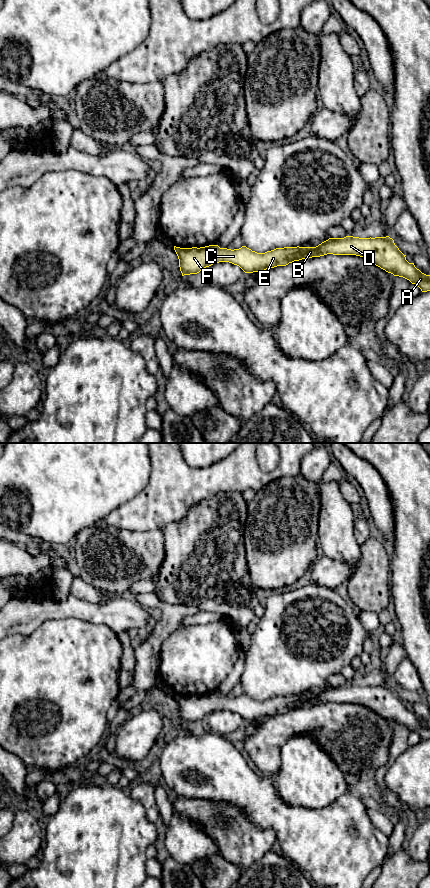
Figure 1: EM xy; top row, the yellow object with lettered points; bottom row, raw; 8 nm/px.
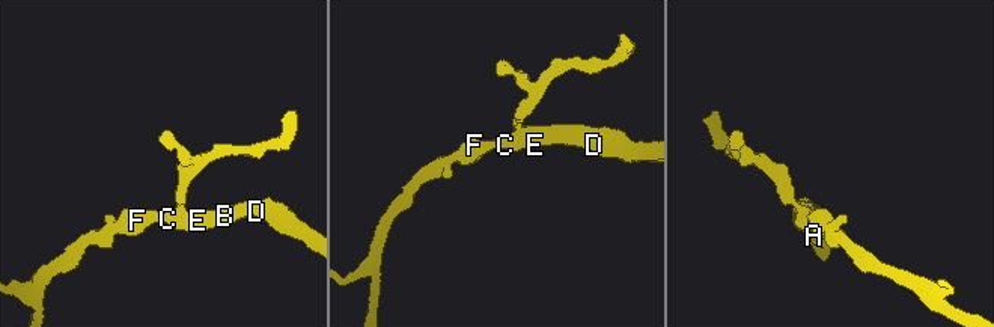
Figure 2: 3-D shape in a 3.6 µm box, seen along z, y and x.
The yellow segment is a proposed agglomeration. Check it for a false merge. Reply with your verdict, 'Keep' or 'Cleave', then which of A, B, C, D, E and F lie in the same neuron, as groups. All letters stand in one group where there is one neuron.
Keep. Groups: A B C D E F

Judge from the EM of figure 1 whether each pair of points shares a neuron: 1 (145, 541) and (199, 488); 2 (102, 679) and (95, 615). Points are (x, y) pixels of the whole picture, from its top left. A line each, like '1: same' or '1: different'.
1: different
2: different

